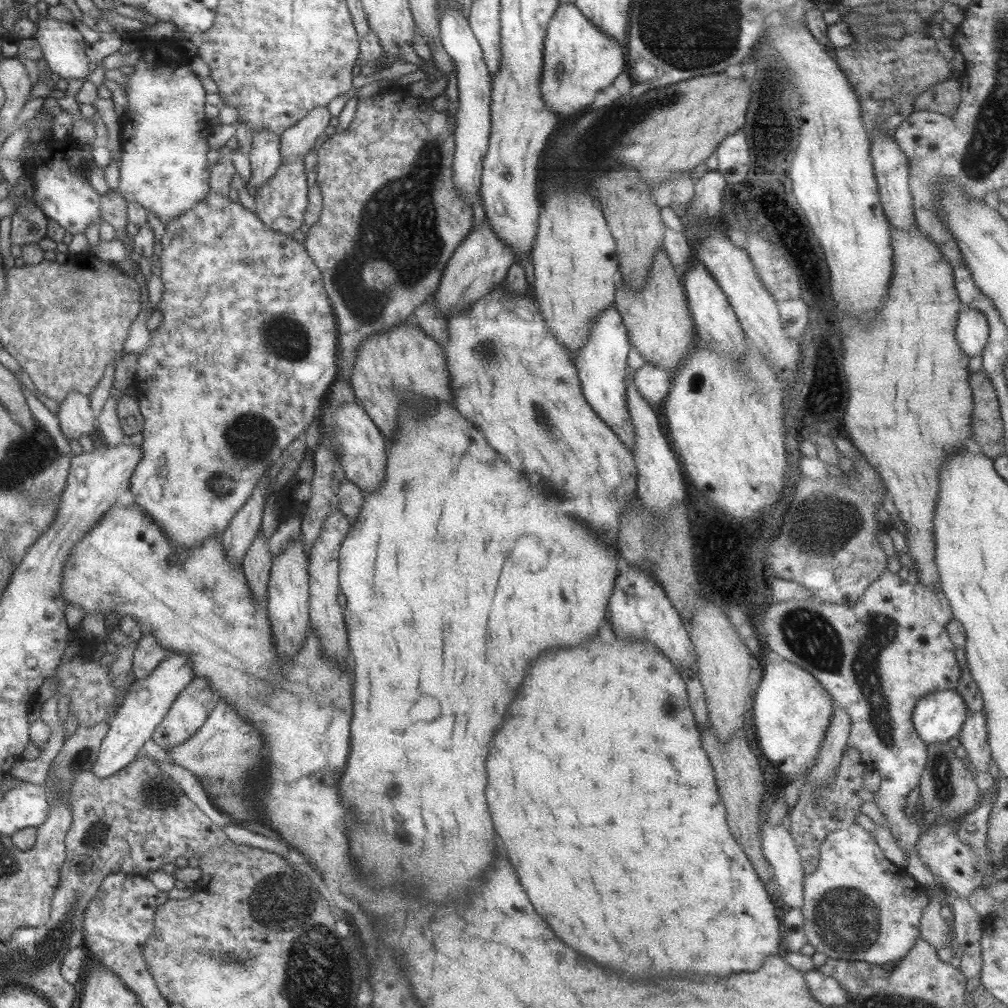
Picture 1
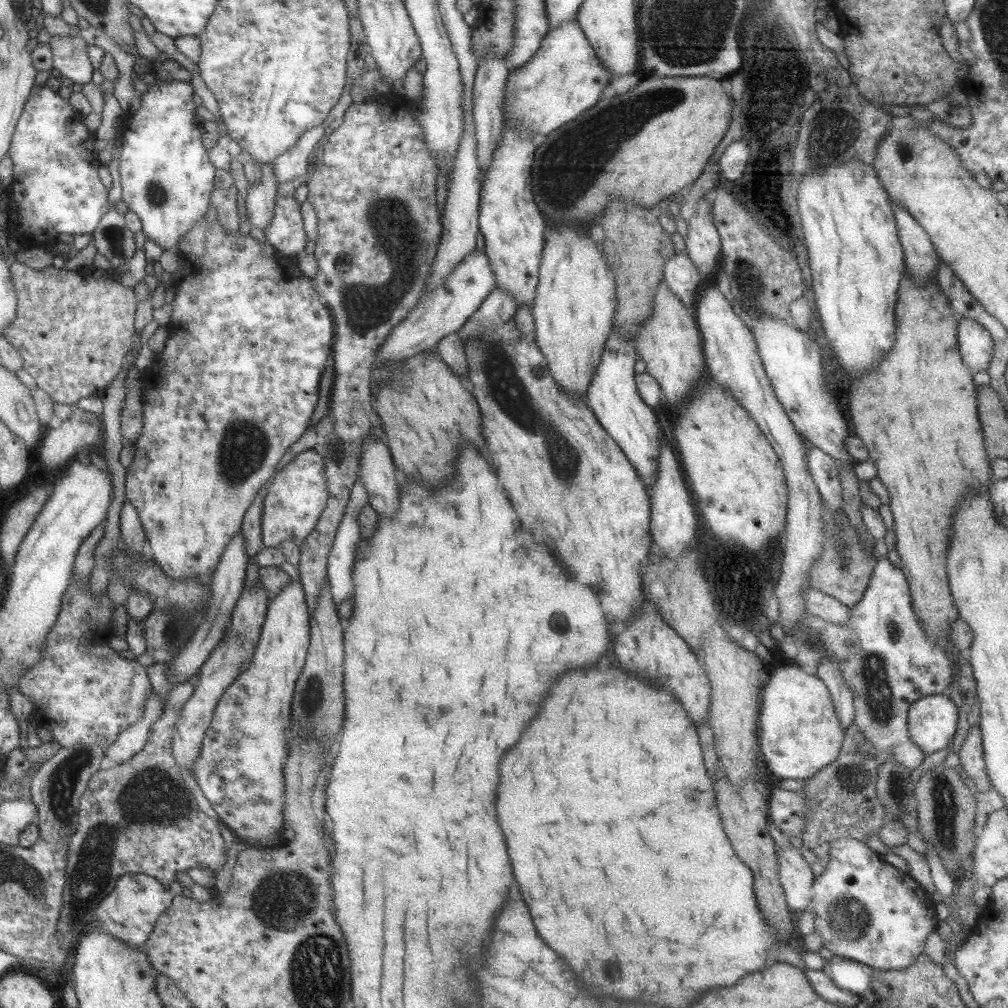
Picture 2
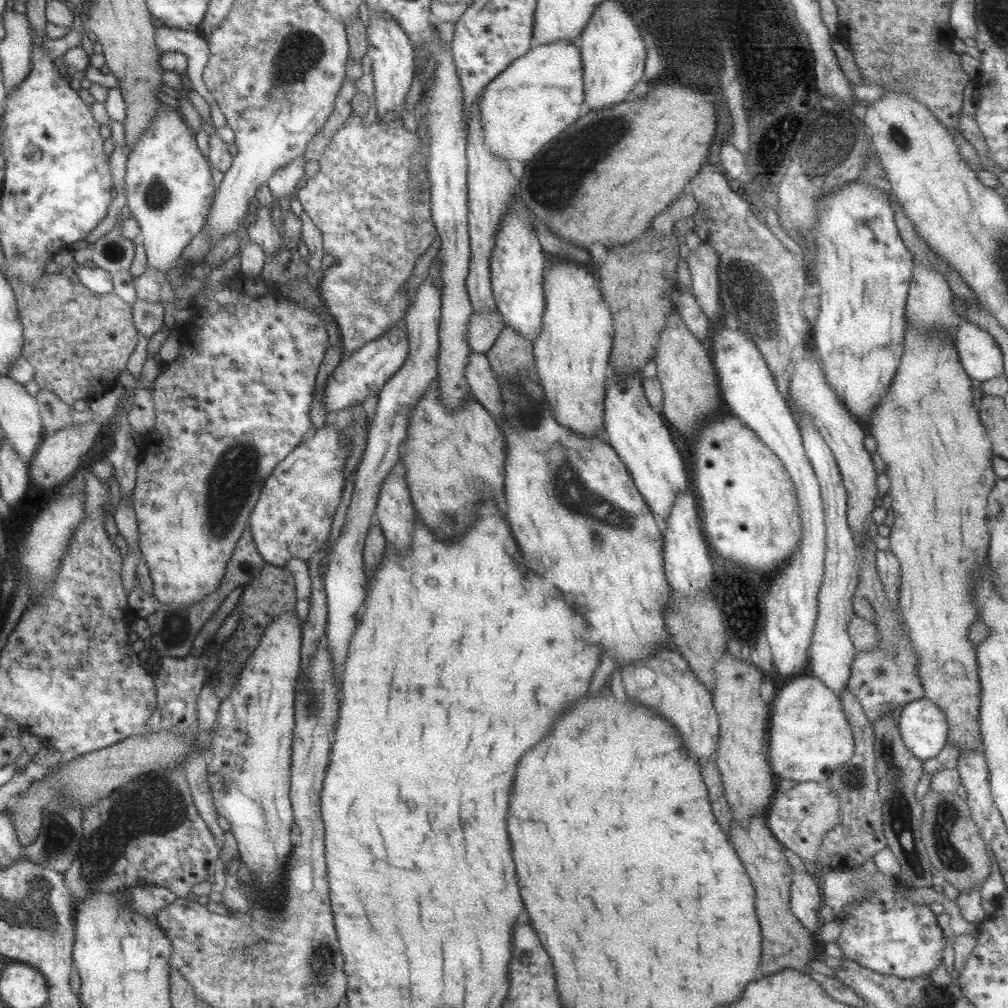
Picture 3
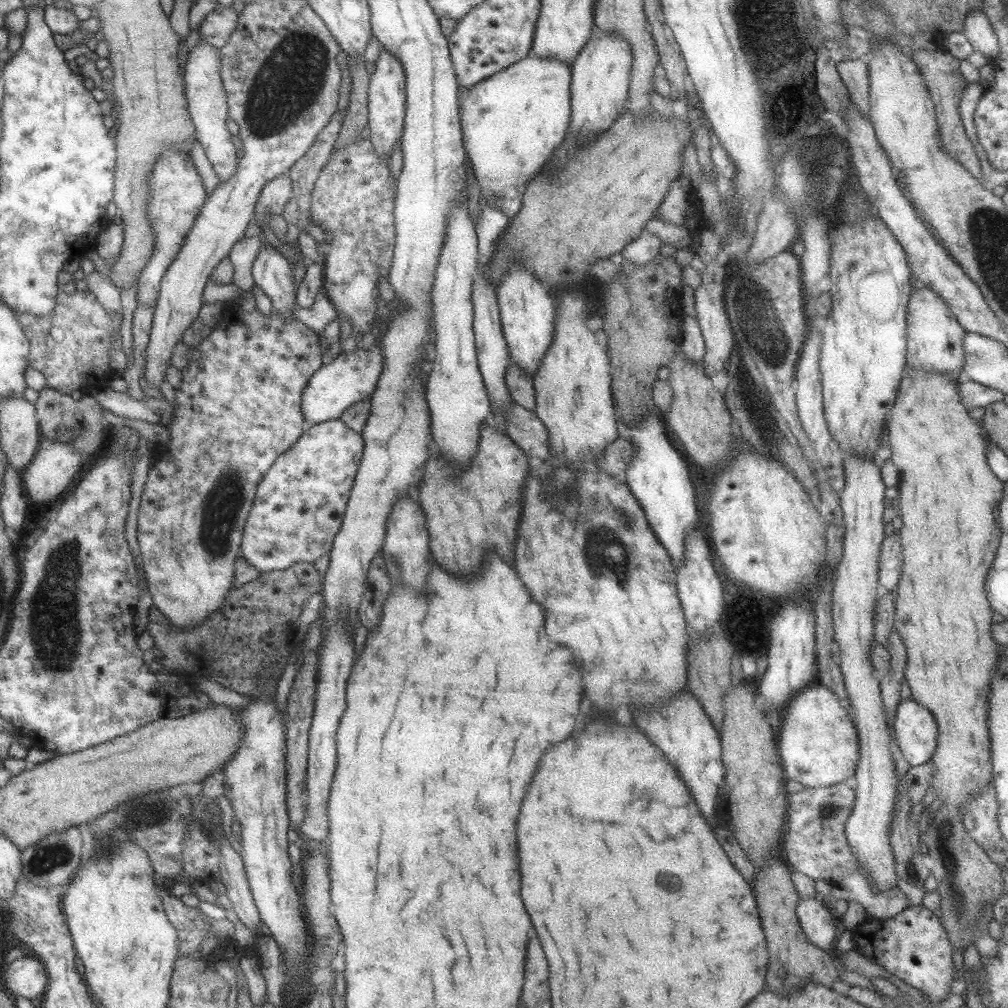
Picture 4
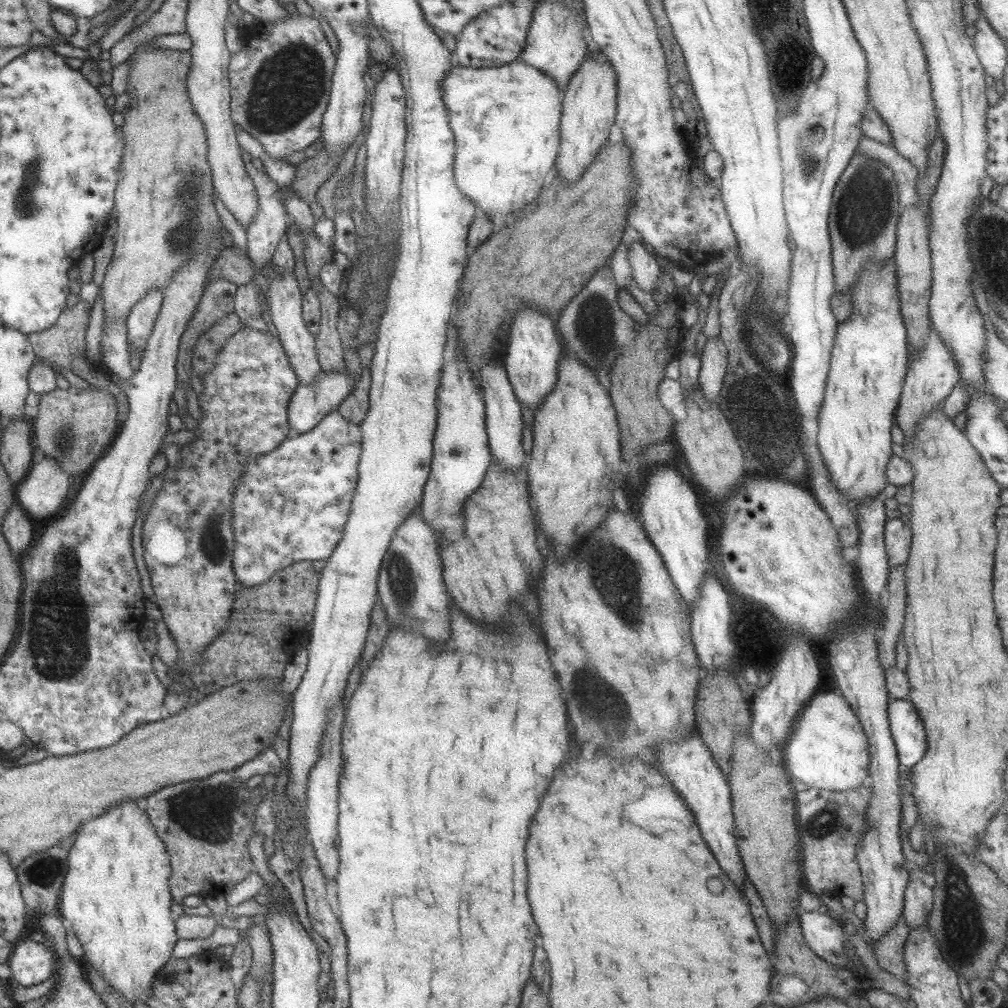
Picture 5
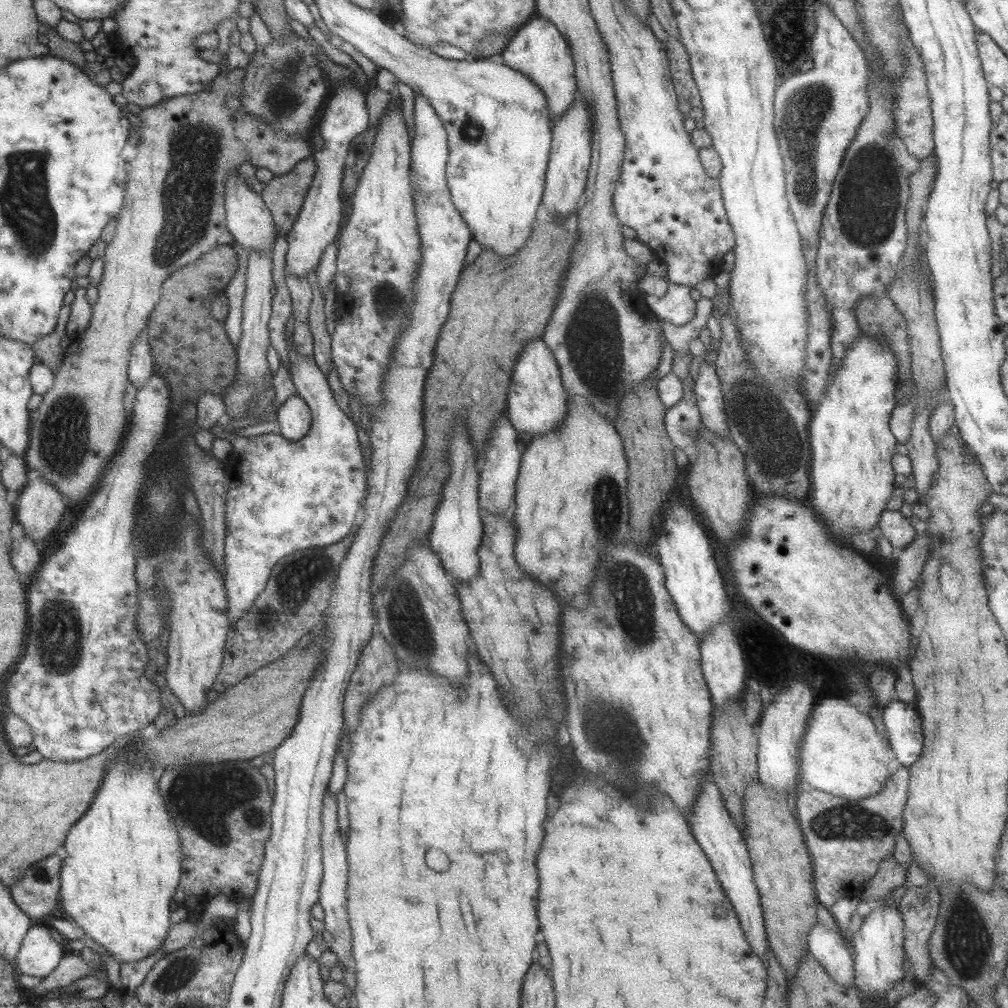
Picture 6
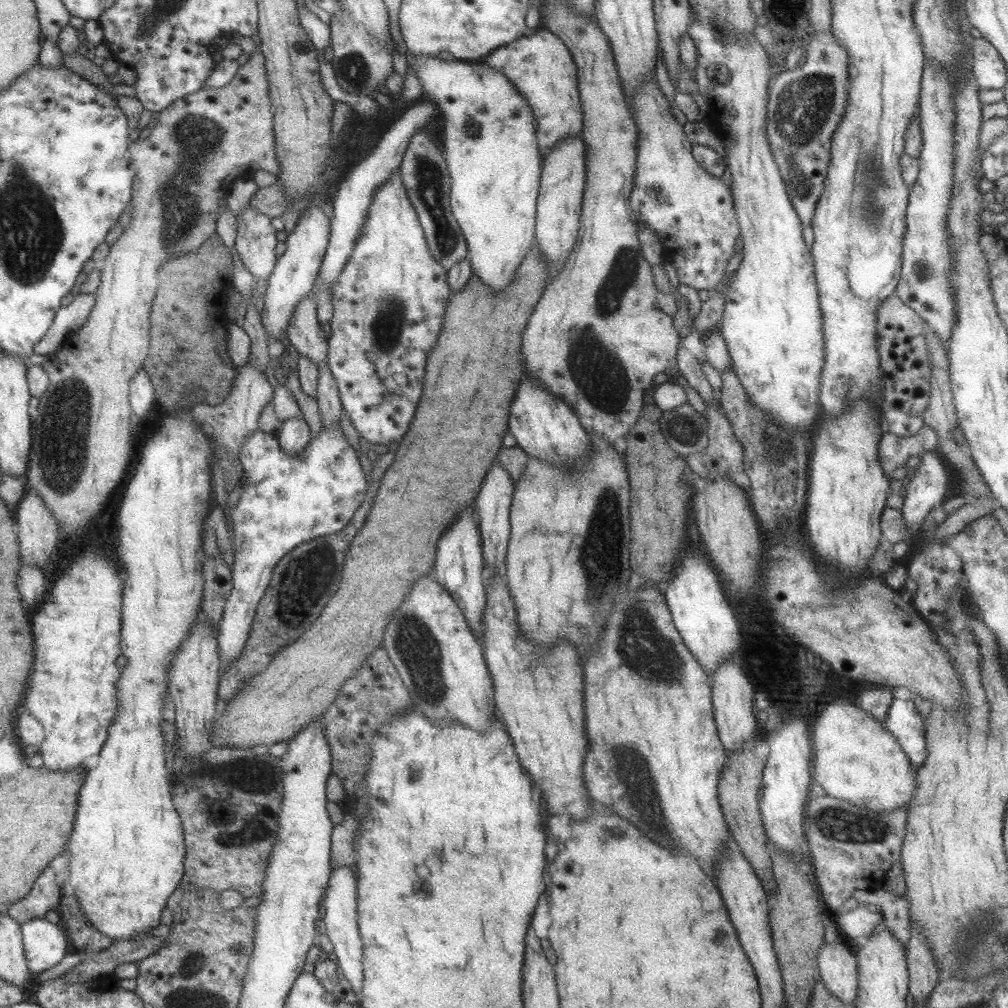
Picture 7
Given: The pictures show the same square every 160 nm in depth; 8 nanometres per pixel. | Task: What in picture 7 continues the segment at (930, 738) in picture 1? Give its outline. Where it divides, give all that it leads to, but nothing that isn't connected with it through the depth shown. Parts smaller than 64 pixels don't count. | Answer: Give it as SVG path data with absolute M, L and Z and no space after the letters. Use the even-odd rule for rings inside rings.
M892 697L883 725L899 743L914 768L919 767L925 760L924 721L916 711L913 701Z

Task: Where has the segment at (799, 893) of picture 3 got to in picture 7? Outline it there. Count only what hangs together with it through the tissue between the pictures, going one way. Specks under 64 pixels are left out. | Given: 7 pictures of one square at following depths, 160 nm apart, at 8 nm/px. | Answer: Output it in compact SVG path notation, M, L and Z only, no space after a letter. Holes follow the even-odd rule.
M840 938L832 944L823 944L821 951L816 958L820 981L825 985L825 988L829 991L829 994L838 998L841 1002L853 1003L857 992L857 961L853 950L849 950L849 943Z

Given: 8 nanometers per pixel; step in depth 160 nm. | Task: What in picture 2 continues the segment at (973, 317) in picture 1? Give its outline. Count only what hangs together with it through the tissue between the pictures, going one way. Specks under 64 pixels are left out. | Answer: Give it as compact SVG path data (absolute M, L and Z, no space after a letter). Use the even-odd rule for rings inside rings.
M970 318L959 319L956 339L961 362L973 373L989 368L993 358L993 341L990 334Z

